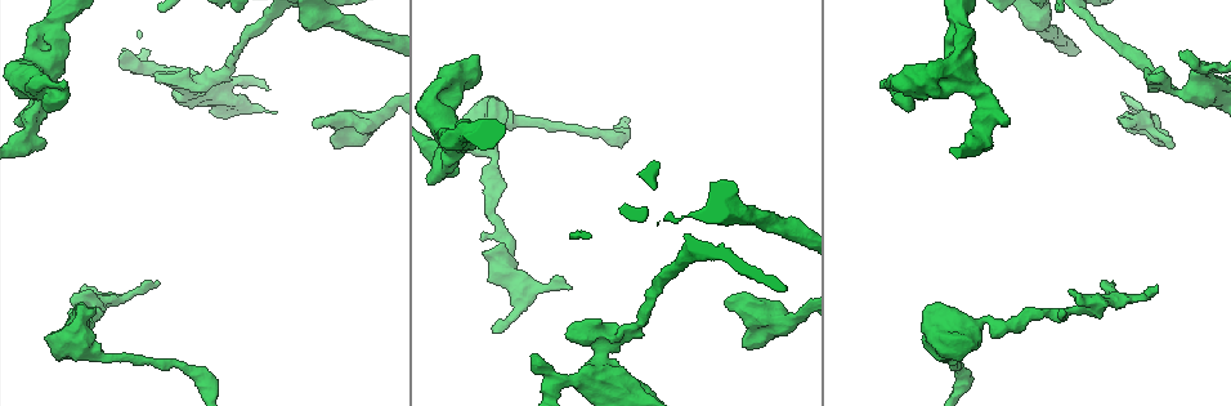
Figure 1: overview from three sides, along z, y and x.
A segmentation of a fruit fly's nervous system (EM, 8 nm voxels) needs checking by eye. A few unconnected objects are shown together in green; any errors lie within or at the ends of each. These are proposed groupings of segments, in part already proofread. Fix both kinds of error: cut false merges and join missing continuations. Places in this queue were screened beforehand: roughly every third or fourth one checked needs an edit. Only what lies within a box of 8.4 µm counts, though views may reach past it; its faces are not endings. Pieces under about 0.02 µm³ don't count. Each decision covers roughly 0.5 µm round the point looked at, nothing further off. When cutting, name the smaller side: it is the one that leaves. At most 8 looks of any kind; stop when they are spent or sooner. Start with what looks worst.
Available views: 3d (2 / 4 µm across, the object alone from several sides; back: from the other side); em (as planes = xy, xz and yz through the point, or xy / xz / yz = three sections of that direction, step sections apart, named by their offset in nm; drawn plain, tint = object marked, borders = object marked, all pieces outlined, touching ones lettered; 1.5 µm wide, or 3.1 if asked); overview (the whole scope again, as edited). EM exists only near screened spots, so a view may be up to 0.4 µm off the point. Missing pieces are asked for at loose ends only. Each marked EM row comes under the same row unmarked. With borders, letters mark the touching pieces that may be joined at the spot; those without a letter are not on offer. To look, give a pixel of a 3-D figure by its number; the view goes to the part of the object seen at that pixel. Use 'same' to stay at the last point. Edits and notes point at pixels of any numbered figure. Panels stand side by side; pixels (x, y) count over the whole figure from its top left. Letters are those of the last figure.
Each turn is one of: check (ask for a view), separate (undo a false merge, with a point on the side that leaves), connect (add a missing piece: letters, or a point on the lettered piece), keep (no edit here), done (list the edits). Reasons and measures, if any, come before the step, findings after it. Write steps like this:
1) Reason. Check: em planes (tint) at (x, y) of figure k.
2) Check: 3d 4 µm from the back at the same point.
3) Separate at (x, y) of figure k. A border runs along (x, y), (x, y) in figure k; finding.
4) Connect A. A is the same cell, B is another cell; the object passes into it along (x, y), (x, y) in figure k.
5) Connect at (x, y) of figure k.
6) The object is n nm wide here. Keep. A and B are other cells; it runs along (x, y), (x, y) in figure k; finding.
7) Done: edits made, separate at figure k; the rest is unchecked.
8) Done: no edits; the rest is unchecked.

An open end. Check: em planes (borders) at (475, 57) of figure 1.

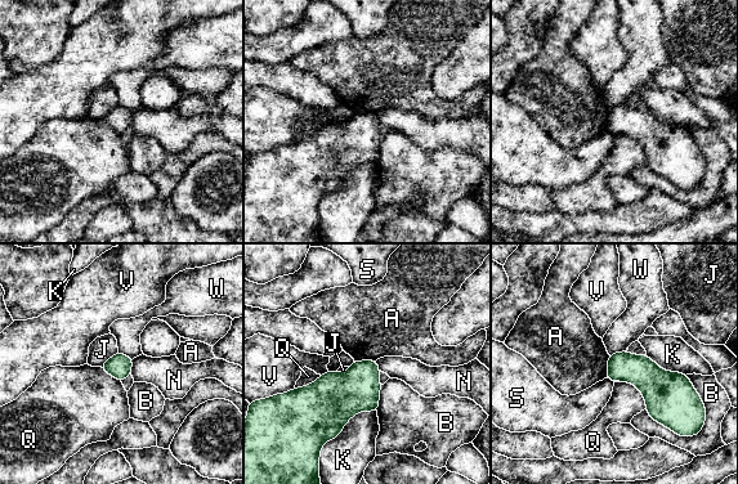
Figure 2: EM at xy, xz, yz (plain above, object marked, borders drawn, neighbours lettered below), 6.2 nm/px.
The object is 150 nm wide here; the longest contact is with K, 400 nm. Keep. A, B, J, K, N, Q, S, V and W are other cells; no lettered piece goes on from it.

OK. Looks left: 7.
Branch stops here. Check: em xy step 4 (borders) at (492, 325) of figure 1.

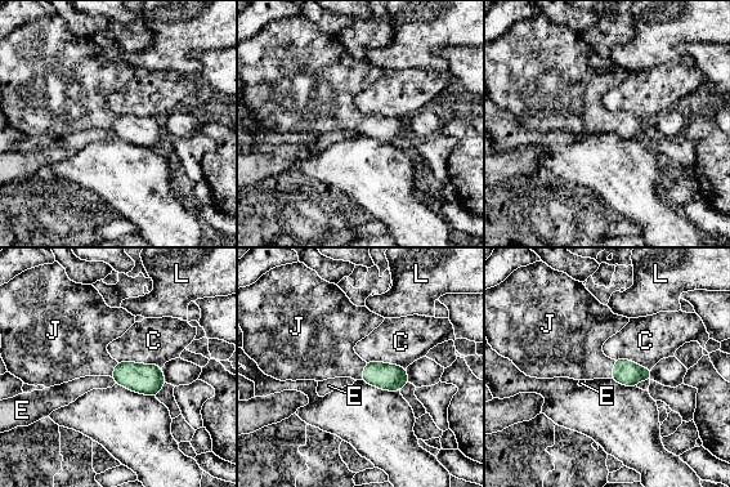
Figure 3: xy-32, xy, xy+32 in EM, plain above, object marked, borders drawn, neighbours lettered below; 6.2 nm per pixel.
The longest contact is with C, 280 nm. Connect J. J is the same cell, C, E and L are other cells; the object passes into it along (626, 372), (613, 370), (577, 353) in figure 3; the cell continues.

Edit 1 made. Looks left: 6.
Redraw. Check: overview.

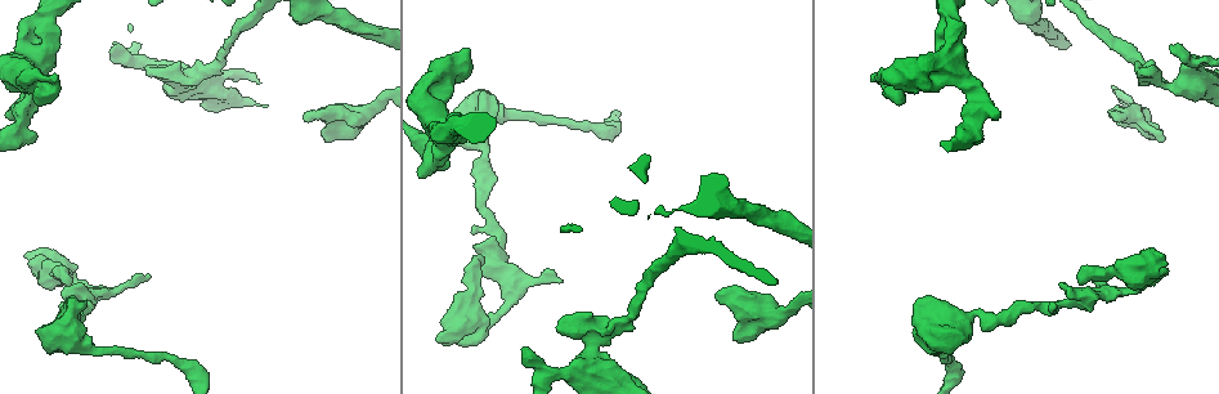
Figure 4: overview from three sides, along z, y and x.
An open end. Check: 3d 2 µm at (526, 347) of figure 4.

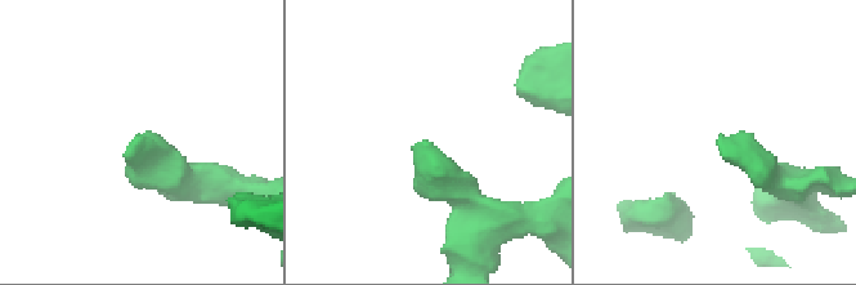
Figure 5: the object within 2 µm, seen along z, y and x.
Check: em planes (borders) at (423, 140) of figure 5.

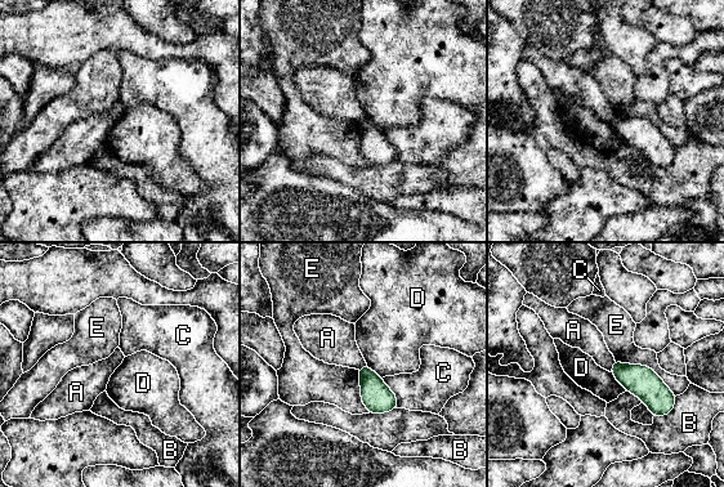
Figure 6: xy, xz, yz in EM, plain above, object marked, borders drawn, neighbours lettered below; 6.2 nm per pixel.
The object is 160 nm wide here. Keep. A, B, C, D and E are other cells; none of them fits.

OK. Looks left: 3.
Done: edits made, connect at figure 3; the rest is unchecked.

